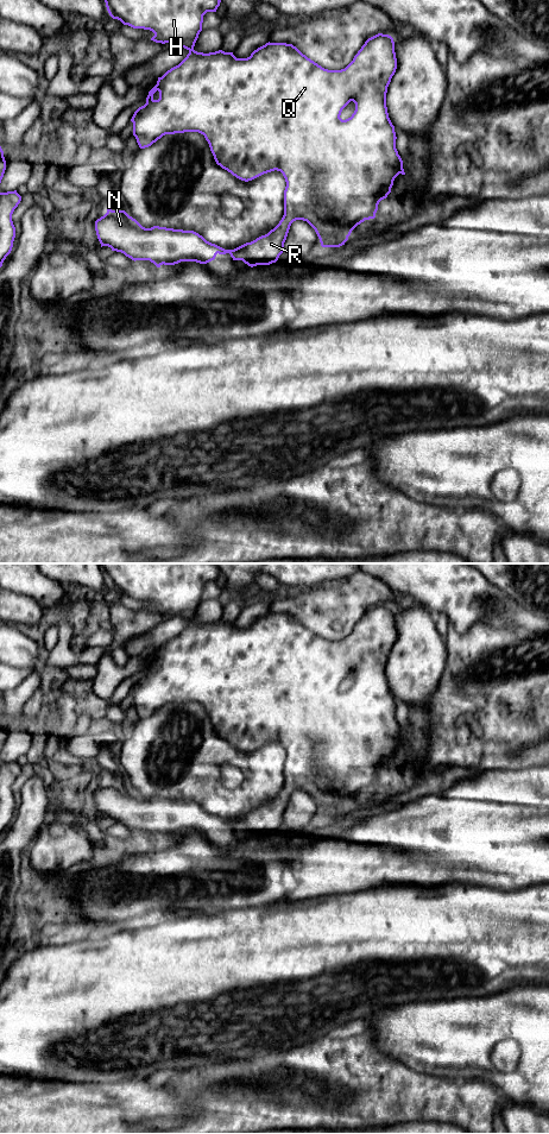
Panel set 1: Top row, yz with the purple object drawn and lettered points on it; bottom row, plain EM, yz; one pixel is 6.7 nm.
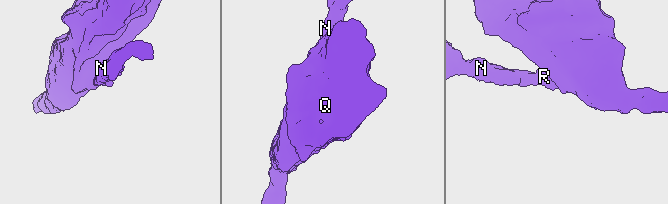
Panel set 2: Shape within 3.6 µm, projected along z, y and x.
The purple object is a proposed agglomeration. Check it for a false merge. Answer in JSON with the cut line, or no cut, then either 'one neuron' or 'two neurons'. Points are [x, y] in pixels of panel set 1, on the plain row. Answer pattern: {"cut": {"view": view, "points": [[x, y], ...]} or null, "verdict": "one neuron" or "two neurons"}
{"cut": null, "verdict": "one neuron"}

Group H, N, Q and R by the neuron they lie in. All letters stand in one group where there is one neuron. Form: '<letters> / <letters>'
H N Q R

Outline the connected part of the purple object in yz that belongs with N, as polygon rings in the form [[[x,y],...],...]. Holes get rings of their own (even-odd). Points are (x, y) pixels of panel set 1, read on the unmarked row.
[[[100,563],[101,568],[106,573],[107,581],[113,590],[120,591],[124,596],[128,596],[133,599],[150,600],[154,604],[151,611],[156,613],[170,613],[173,616],[181,616],[187,619],[189,624],[176,637],[168,641],[162,648],[158,648],[157,655],[149,662],[146,674],[139,678],[131,692],[133,693],[133,706],[140,719],[151,717],[158,710],[165,705],[184,704],[184,703],[198,703],[204,706],[209,714],[210,722],[217,736],[231,743],[236,749],[248,752],[264,744],[271,742],[280,742],[285,749],[286,757],[284,761],[284,786],[279,794],[271,800],[267,805],[257,808],[251,813],[246,813],[234,820],[225,820],[215,814],[207,812],[202,806],[194,801],[173,800],[166,798],[153,796],[151,799],[143,798],[135,789],[130,787],[125,781],[112,781],[107,779],[107,783],[95,792],[95,801],[97,809],[102,817],[108,817],[112,821],[121,823],[132,831],[150,831],[157,838],[164,836],[175,836],[181,832],[196,832],[200,834],[207,834],[215,830],[216,825],[229,824],[233,831],[242,831],[248,837],[270,836],[276,833],[279,826],[284,823],[284,813],[286,811],[290,796],[296,790],[307,792],[316,802],[322,818],[340,818],[345,815],[351,806],[352,801],[364,793],[365,790],[374,789],[378,781],[378,775],[381,770],[386,769],[391,763],[395,749],[402,744],[405,745],[403,739],[403,731],[396,719],[396,703],[392,695],[387,678],[386,678],[386,663],[392,647],[397,640],[397,629],[395,623],[393,609],[389,605],[378,604],[368,609],[353,631],[341,641],[328,641],[308,629],[296,617],[286,613],[266,613],[265,616],[254,620],[247,629],[236,629],[233,623],[225,623],[222,620],[203,624],[194,620],[195,613],[202,601],[203,586],[207,582],[216,582],[220,577],[220,568],[216,563]],[[353,672],[355,674],[355,681],[351,688],[342,691],[340,688],[342,680]]]

